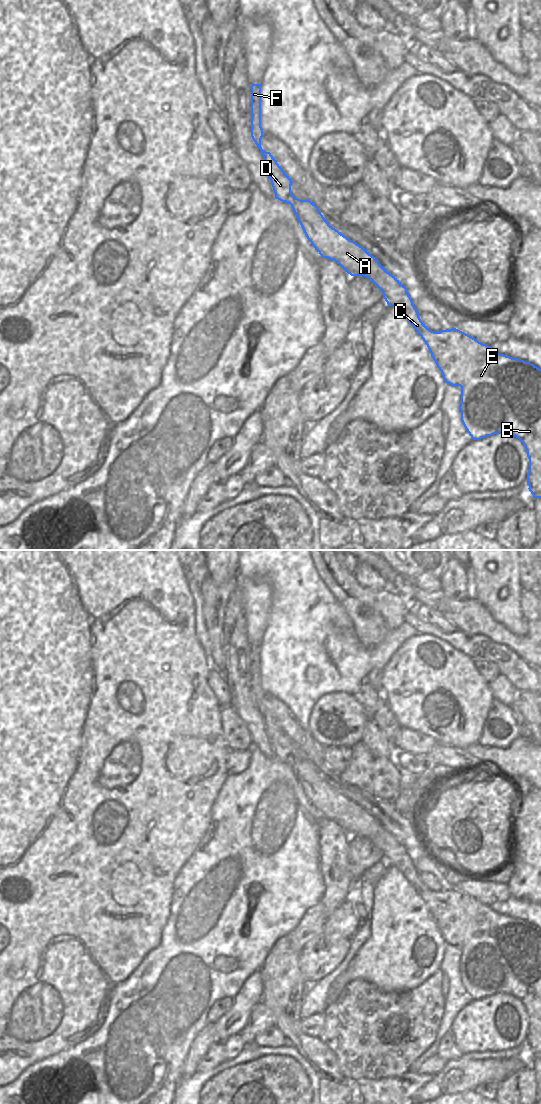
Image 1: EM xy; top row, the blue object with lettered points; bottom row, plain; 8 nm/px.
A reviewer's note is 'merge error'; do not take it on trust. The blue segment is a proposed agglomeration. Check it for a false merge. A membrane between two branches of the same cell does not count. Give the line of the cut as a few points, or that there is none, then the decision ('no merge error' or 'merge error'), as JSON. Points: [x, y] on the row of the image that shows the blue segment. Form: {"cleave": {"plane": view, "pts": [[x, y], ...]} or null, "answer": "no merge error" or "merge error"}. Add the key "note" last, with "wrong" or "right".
{"cleave": null, "answer": "no merge error", "note": "wrong"}

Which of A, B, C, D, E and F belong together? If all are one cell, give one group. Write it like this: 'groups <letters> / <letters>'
groups A B C D E F

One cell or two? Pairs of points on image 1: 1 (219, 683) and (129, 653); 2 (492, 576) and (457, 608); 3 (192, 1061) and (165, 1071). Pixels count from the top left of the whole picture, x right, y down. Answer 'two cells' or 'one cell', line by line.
1: two cells
2: two cells
3: two cells

